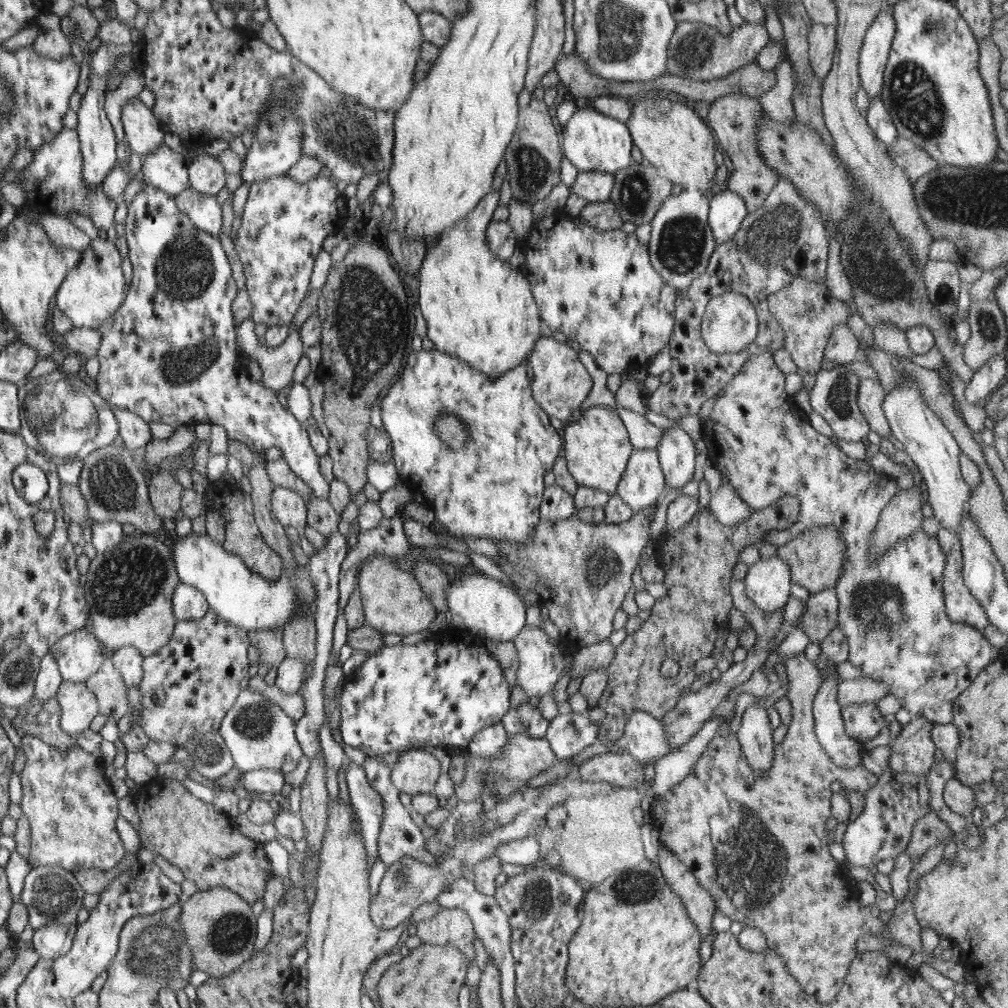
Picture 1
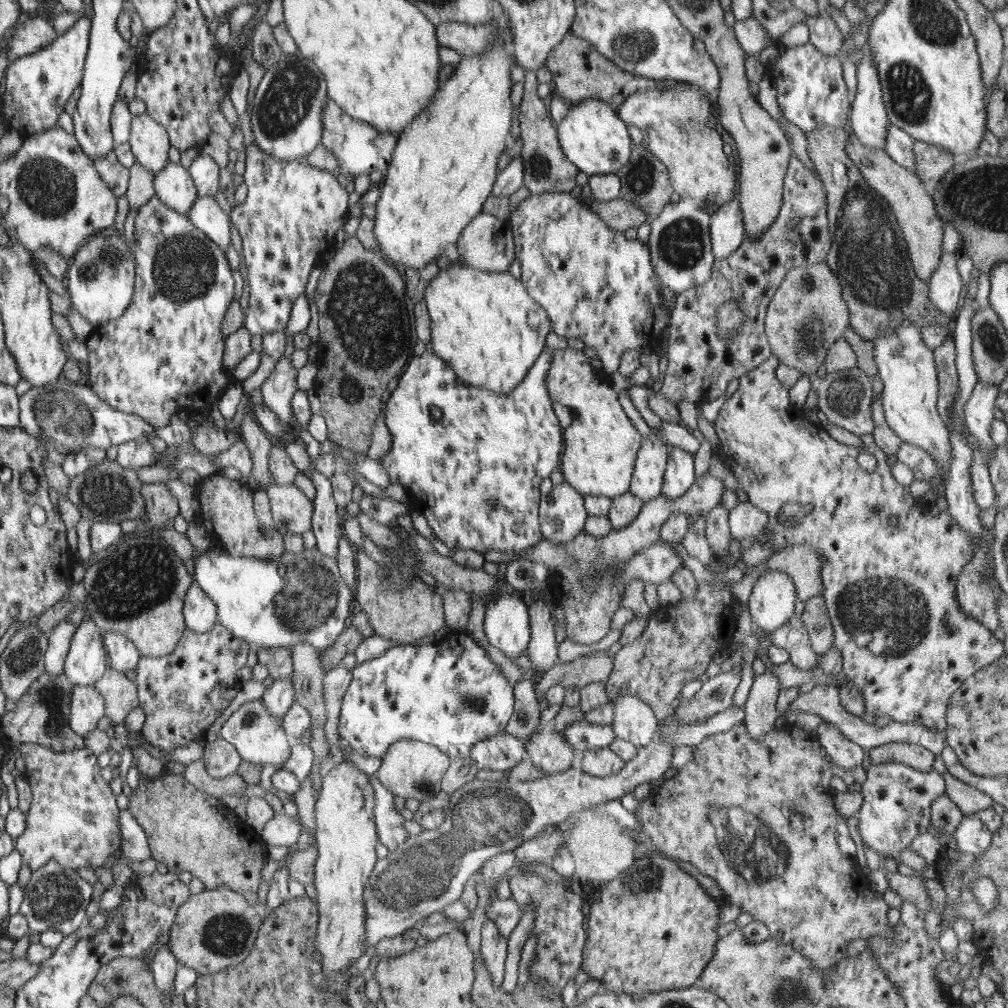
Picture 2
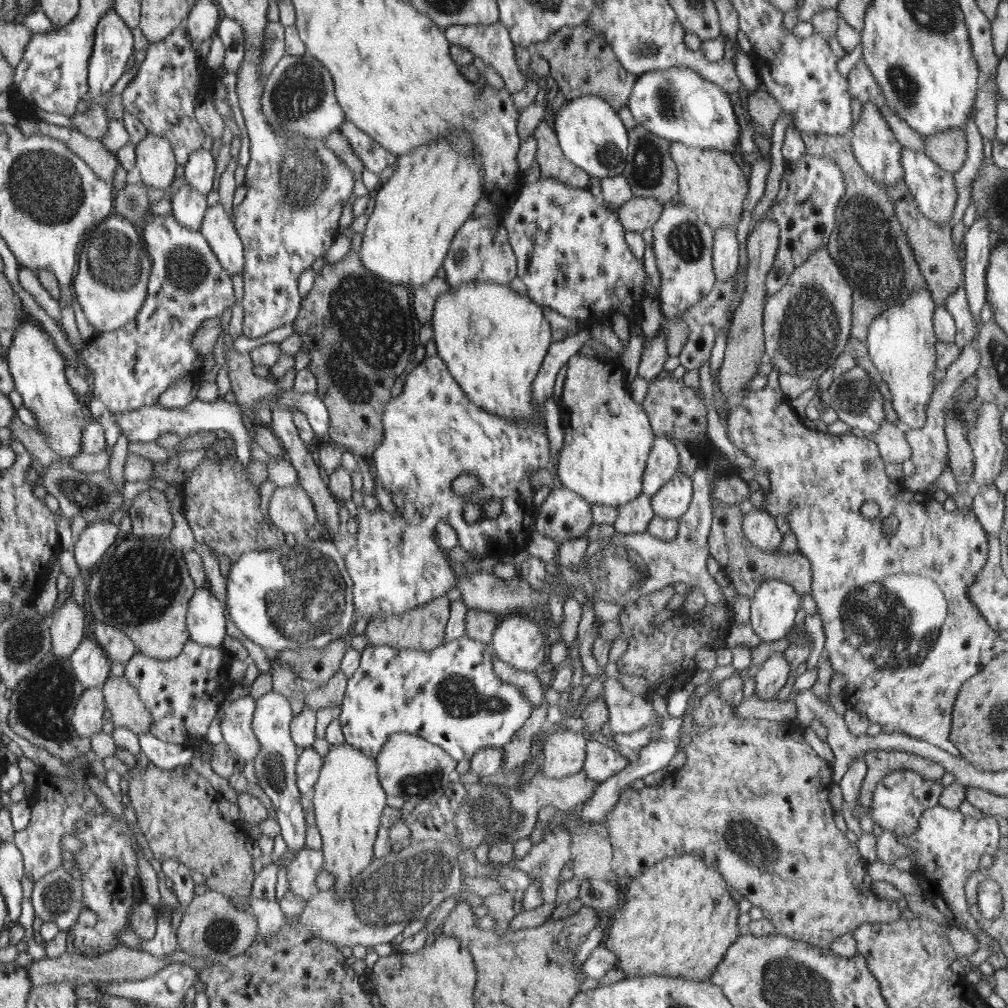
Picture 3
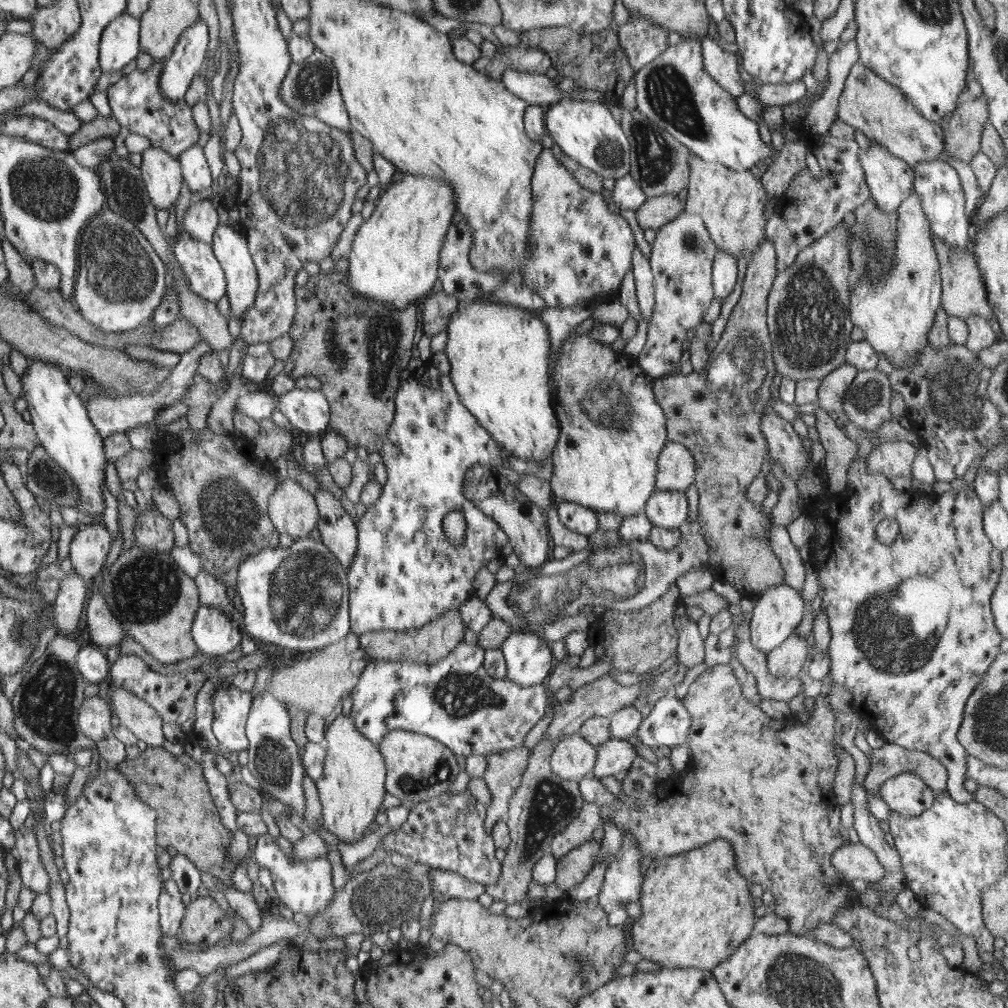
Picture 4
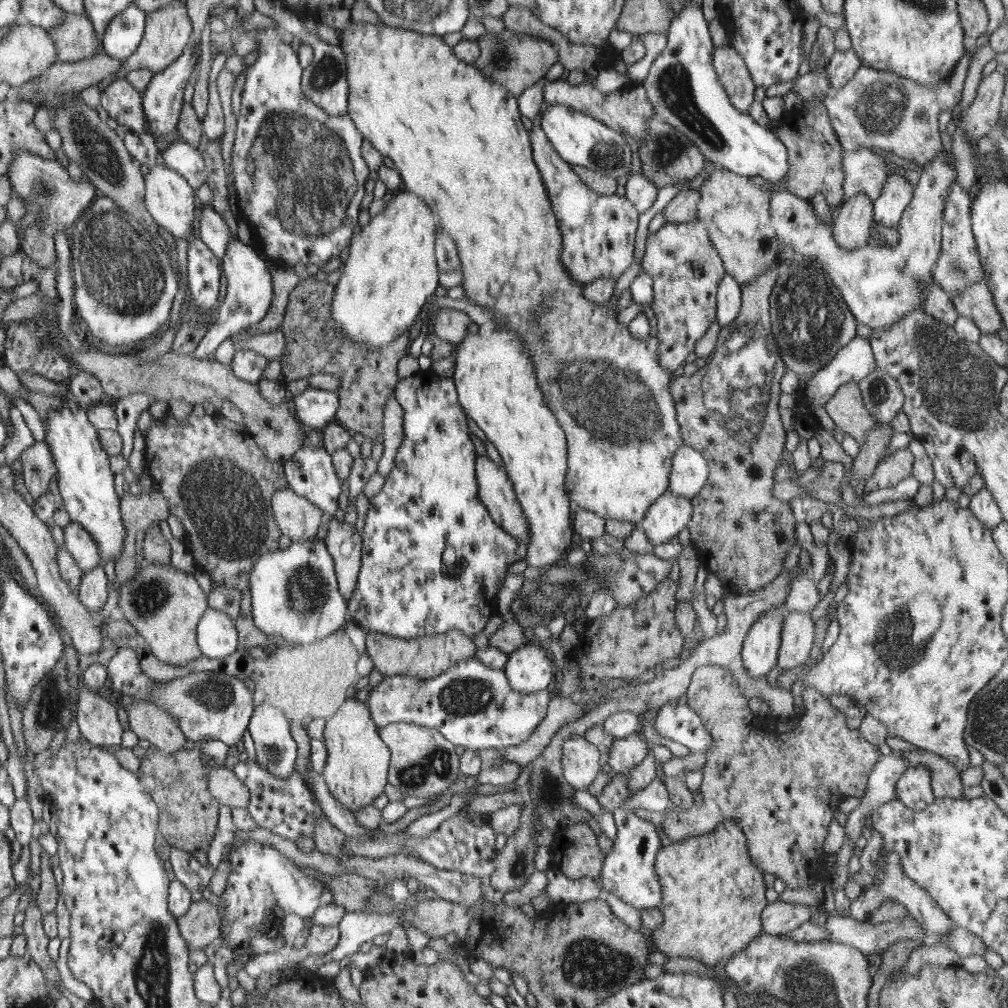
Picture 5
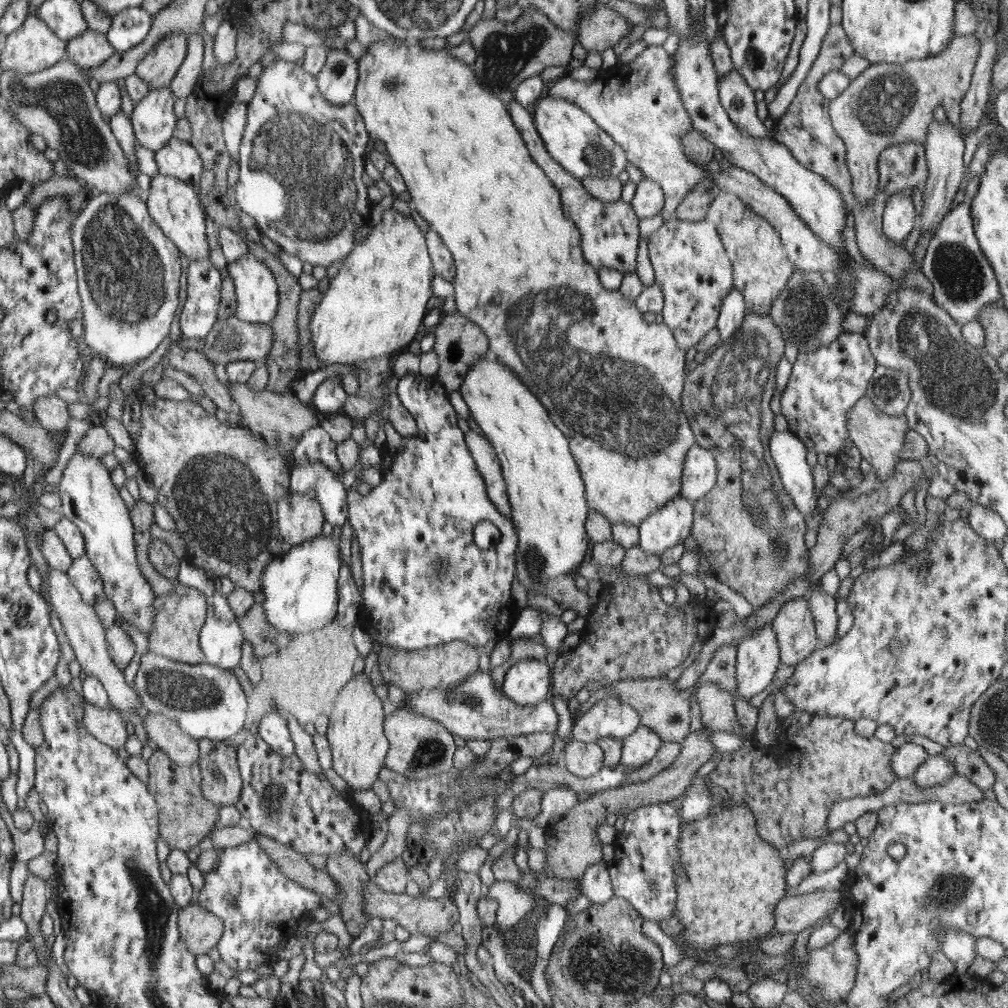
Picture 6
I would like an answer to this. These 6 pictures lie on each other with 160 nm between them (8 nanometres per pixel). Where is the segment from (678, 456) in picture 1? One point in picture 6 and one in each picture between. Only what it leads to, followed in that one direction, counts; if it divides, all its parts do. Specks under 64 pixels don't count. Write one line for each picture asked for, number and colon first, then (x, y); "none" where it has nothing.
2: (679, 476)
3: (671, 502)
4: (669, 509)
5: (670, 514)
6: (668, 526)

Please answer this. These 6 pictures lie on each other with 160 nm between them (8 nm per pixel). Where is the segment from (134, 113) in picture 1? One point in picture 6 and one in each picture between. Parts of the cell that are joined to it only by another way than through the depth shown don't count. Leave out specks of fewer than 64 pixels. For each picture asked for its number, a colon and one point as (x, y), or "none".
2: (149, 143)
3: (155, 160)
4: (162, 172)
5: (170, 200)
6: (174, 205)

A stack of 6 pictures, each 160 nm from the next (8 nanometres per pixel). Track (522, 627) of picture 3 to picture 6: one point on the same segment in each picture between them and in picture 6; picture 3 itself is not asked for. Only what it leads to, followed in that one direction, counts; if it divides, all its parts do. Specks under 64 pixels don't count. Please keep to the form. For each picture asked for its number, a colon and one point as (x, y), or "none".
4: (528, 659)
5: (528, 669)
6: (527, 681)

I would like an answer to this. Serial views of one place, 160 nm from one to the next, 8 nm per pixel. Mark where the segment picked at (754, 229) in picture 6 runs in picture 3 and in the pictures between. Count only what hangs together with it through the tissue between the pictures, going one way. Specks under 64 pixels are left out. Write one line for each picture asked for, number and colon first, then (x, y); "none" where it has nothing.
3: (713, 183)
4: (732, 203)
5: (736, 212)

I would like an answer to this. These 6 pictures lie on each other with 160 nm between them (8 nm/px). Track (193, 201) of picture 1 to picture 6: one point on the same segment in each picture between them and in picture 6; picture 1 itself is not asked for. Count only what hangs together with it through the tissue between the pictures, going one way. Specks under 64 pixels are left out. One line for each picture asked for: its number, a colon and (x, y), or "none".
2: (205, 213)
3: (216, 227)
4: (232, 248)
5: (249, 285)
6: (257, 294)

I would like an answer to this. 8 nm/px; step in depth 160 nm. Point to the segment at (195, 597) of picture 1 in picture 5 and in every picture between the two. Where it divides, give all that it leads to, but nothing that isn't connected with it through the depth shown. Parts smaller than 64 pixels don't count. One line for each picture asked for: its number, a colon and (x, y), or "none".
2: (200, 612)
3: (206, 621)
4: (213, 632)
5: (217, 635)

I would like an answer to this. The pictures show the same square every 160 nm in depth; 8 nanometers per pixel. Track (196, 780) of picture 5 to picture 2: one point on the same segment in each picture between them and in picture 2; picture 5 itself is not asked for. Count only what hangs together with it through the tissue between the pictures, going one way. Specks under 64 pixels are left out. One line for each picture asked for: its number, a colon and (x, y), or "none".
2: (188, 831)
3: (177, 811)
4: (188, 824)

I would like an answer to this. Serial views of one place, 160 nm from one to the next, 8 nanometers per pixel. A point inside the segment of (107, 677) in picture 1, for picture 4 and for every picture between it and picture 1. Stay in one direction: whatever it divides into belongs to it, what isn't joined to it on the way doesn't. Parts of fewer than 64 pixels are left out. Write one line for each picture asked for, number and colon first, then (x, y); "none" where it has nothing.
2: (120, 693)
3: (128, 710)
4: (144, 721)

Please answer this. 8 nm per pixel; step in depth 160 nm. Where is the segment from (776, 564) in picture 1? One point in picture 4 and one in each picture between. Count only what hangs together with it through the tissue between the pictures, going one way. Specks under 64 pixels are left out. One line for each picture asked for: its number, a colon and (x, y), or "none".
2: (771, 604)
3: (773, 606)
4: (777, 613)

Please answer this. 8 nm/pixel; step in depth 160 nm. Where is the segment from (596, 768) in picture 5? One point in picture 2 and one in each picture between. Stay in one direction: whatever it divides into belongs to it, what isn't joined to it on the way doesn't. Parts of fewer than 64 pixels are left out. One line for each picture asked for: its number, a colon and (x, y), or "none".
2: (550, 752)
3: (564, 752)
4: (573, 758)

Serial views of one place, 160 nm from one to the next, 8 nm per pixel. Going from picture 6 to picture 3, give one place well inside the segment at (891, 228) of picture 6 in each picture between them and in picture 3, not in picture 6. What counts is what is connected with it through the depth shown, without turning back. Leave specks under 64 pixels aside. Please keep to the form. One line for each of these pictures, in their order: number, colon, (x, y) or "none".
3: (875, 147)
4: (890, 179)
5: (897, 192)

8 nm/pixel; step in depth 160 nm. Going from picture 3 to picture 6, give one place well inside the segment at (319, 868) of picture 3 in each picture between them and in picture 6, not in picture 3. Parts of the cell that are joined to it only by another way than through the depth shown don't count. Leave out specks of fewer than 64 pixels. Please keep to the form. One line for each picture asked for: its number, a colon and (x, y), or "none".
4: (306, 887)
5: (261, 880)
6: (249, 893)

